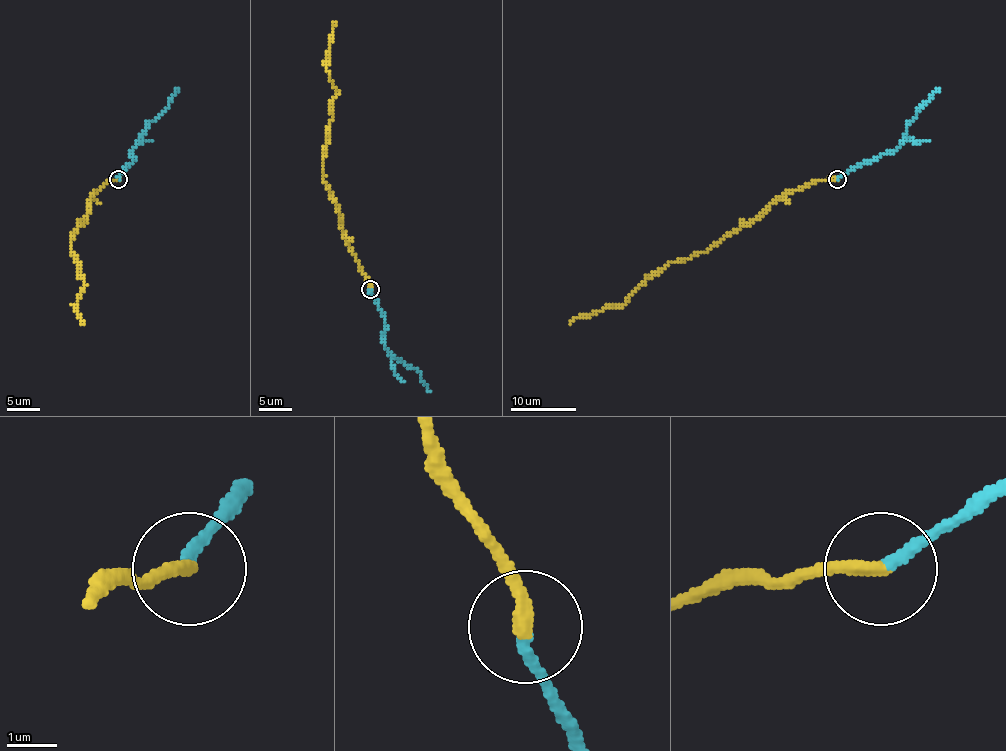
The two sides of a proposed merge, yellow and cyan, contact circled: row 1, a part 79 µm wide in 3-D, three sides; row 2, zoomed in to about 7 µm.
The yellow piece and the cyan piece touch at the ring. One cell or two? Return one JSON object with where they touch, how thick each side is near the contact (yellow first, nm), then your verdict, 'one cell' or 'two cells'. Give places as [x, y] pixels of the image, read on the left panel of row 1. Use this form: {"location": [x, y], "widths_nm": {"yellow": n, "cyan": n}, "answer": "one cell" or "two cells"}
{"location": [118, 179], "widths_nm": {"yellow": 300, "cyan": 240}, "answer": "two cells"}

